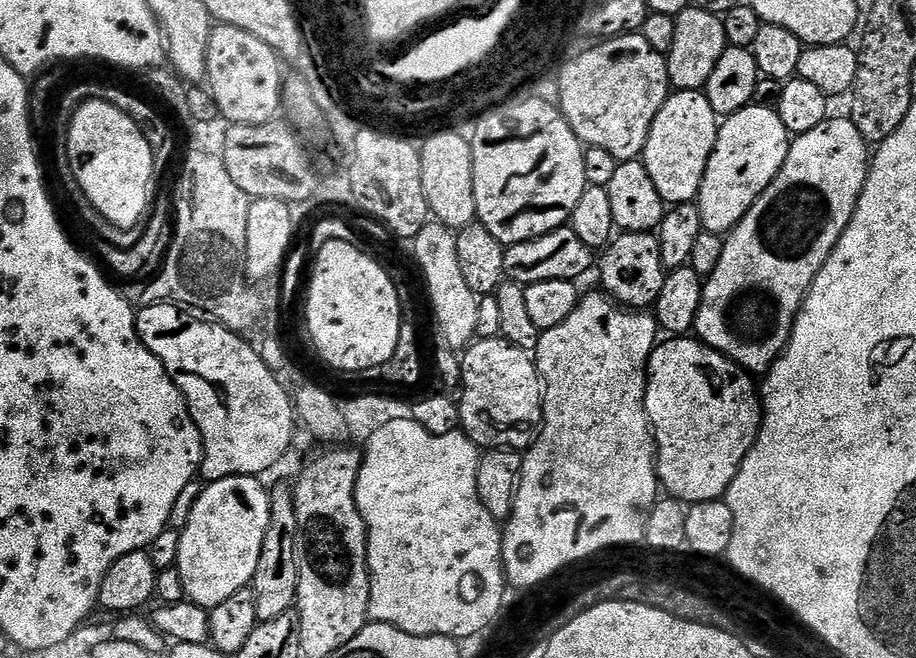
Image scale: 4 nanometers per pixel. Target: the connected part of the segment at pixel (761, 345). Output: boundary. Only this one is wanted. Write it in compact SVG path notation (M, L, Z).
M844 122L844 124L822 123L814 130L795 137L788 144L788 152L784 156L784 161L776 177L768 183L763 194L748 207L747 214L733 226L731 232L727 233L722 246L722 256L718 258L718 266L714 266L714 270L703 281L700 289L700 305L696 310L694 325L695 335L701 344L711 348L714 352L719 352L737 369L743 370L745 373L767 373L768 369L776 361L777 356L784 351L784 345L788 343L788 334L792 329L792 321L795 320L800 305L804 303L804 297L807 296L812 283L816 281L816 276L820 273L820 267L825 264L826 258L832 253L832 247L835 246L840 235L846 230L846 226L852 217L852 211L856 209L856 199L860 196L860 187L864 185L864 177L868 174L868 165L870 163L869 149L864 148L867 148L866 141L861 138L860 132L851 122Z

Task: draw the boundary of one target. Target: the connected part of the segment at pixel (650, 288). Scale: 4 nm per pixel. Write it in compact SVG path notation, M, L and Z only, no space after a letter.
M620 232L607 241L600 254L598 268L600 264L600 284L605 288L603 291L625 309L651 309L662 290L666 275L666 269L660 262L659 239L652 232Z

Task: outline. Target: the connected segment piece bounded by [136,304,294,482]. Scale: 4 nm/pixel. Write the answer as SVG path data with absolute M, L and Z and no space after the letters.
M150 304L141 307L141 312L136 316L136 336L144 343L144 348L164 367L166 375L172 379L172 384L178 391L184 395L184 400L188 403L188 408L192 411L192 420L196 423L196 428L200 431L200 440L204 443L204 461L199 461L198 472L205 476L205 481L221 480L222 478L230 478L231 476L255 476L263 477L263 472L268 472L280 459L284 456L284 451L288 452L292 447L292 436L294 433L294 425L292 420L284 412L276 412L276 408L270 401L264 397L262 389L256 385L256 376L252 373L252 368L248 365L248 360L244 357L244 348L236 341L237 333L223 326L217 326L215 323L209 322L204 318L196 318L200 320L191 320L191 315L185 314L175 304Z

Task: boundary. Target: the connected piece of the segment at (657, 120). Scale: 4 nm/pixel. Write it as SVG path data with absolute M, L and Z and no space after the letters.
M677 91L672 95L676 96L670 97L669 100L667 97L661 103L648 125L648 134L644 137L642 149L642 163L646 174L650 178L650 182L654 182L654 190L660 195L665 205L688 206L695 201L696 194L700 189L702 174L704 173L708 156L712 153L714 136L711 131L708 133L708 120L710 121L710 116L702 107L696 92Z

